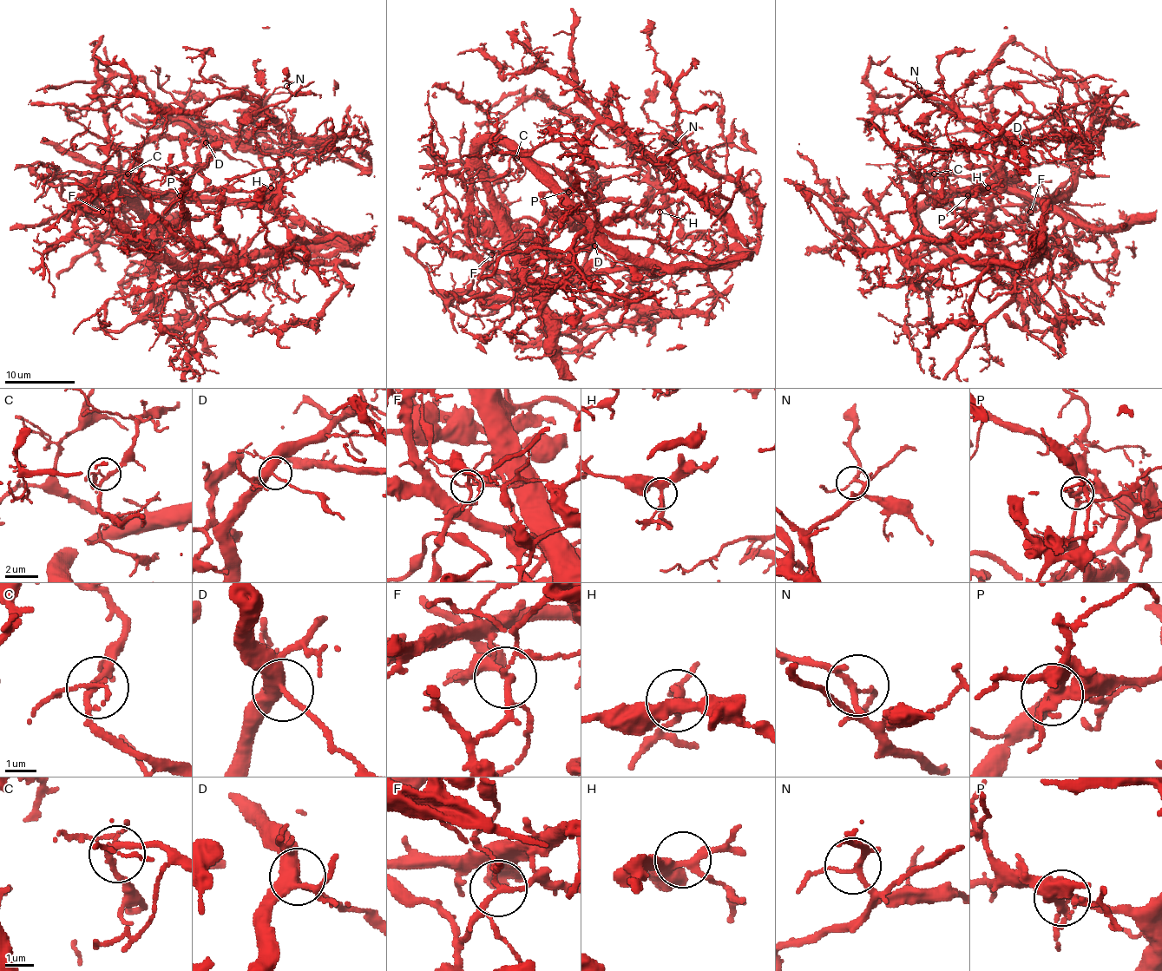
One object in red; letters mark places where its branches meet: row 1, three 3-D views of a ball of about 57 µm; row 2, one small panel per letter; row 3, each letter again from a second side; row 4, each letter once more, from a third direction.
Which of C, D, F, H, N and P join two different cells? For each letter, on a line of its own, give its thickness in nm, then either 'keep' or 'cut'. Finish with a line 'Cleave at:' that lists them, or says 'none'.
C: 160 nm | keep
D: 360 nm | keep
F: 150 nm | cut
H: 340 nm | keep
N: 150 nm | keep
P: 300 nm | cut
Cleave at: F, P

